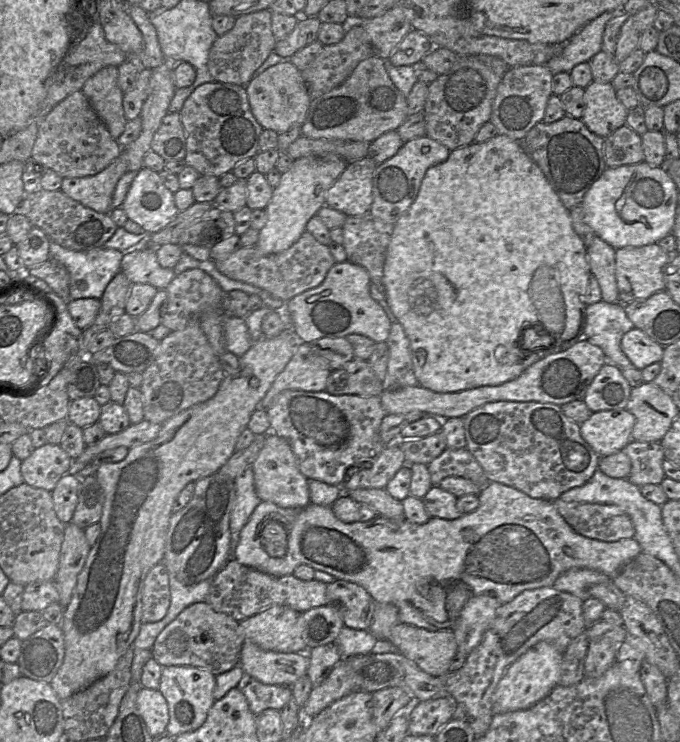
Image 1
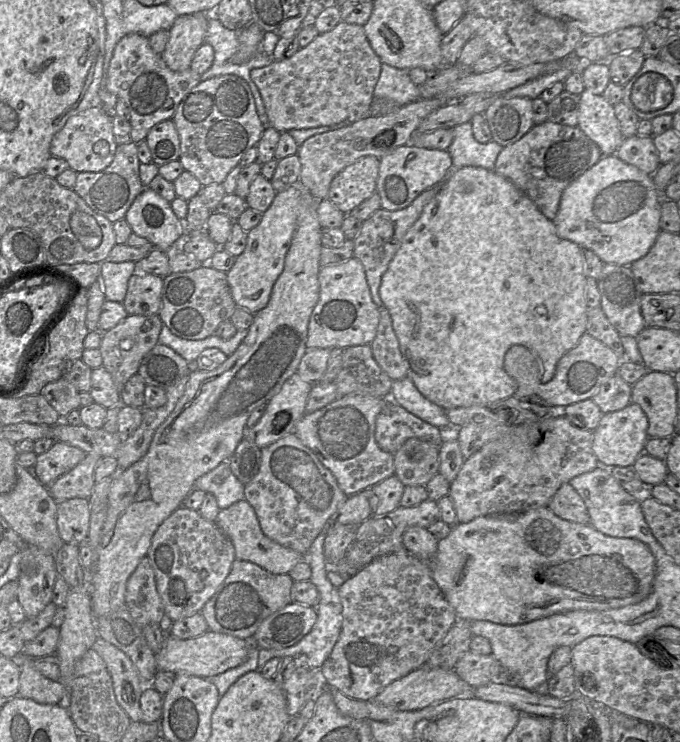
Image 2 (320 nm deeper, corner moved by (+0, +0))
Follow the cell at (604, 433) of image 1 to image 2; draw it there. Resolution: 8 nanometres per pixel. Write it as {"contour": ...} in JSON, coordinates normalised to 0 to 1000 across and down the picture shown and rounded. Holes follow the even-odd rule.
{"contour":[[[934,543],[909,554],[888,557],[879,575],[872,581],[871,604],[881,625],[893,631],[931,628],[938,615],[947,609],[953,575],[951,559]]]}

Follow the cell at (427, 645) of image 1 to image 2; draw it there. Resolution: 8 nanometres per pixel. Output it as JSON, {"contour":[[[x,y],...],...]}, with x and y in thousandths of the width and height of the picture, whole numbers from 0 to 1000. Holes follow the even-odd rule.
{"contour":[[[684,879],[669,896],[671,908],[693,927],[732,920],[738,896],[724,883]]]}

